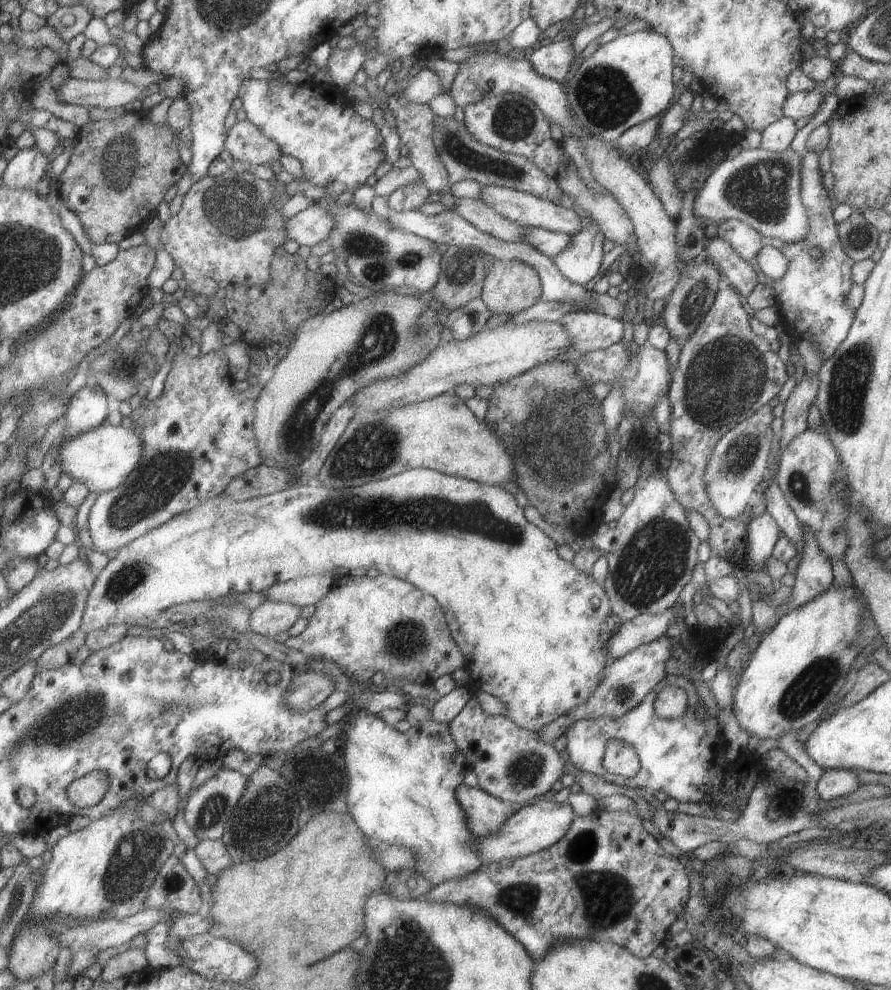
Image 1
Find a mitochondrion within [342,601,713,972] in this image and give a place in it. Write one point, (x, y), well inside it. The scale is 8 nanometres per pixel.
(607, 898)

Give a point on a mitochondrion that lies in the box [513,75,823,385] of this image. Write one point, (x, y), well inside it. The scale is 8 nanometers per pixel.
(761, 189)

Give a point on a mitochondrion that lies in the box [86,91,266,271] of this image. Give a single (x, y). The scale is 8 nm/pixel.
(122, 161)

